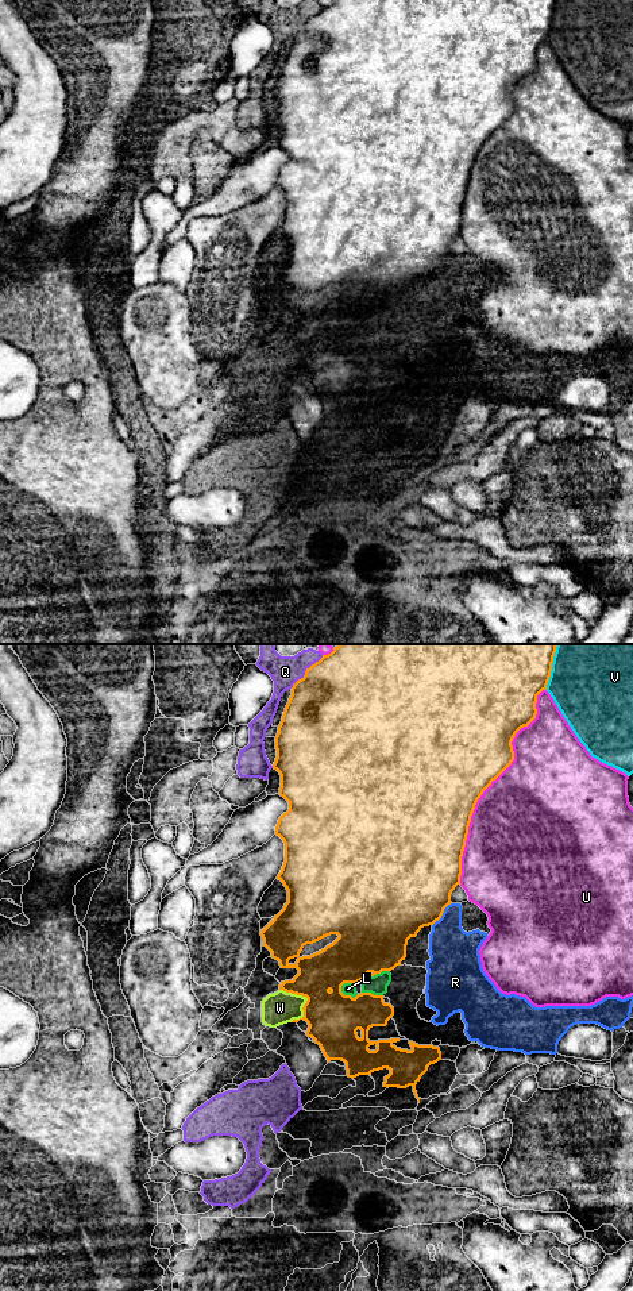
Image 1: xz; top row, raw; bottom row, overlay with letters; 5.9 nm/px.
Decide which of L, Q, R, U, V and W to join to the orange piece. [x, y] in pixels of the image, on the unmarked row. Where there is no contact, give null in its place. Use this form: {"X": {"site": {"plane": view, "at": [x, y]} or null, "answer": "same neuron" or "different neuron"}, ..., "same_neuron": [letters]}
{"L": {"site": {"plane": "xz", "at": [347, 347]}, "answer": "different neuron"}, "Q": {"site": {"plane": "xz", "at": [305, 23]}, "answer": "different neuron"}, "R": {"site": {"plane": "xz", "at": [442, 266]}, "answer": "different neuron"}, "U": {"site": {"plane": "xz", "at": [490, 135]}, "answer": "different neuron"}, "V": {"site": {"plane": "xz", "at": [551, 20]}, "answer": "different neuron"}, "W": {"site": {"plane": "xz", "at": [304, 347]}, "answer": "different neuron"}, "same_neuron": []}

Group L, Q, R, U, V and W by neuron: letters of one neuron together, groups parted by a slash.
L R W / Q / U / V

